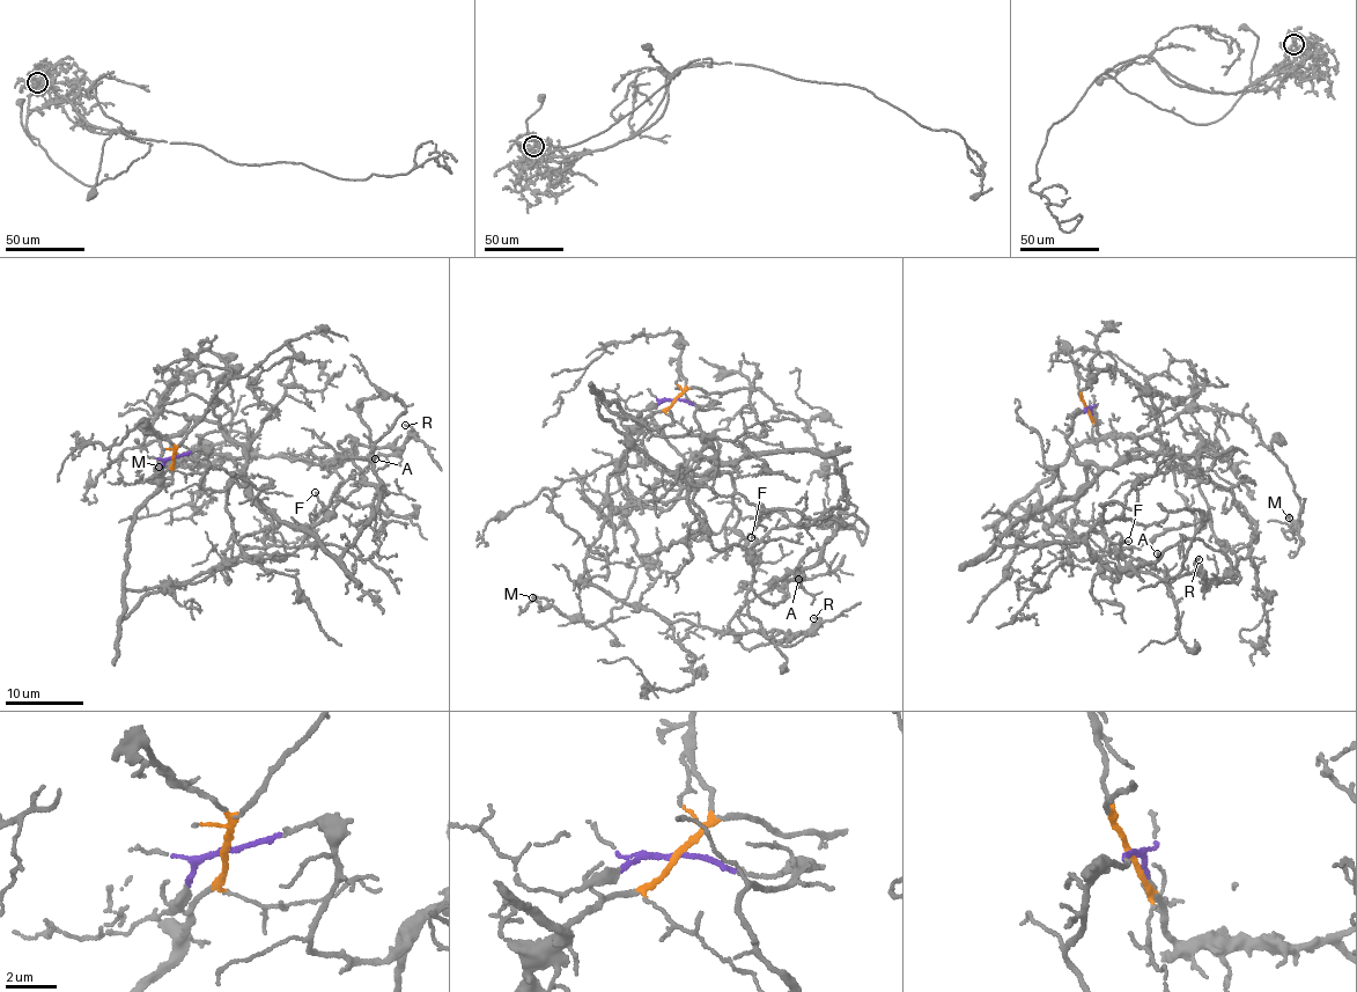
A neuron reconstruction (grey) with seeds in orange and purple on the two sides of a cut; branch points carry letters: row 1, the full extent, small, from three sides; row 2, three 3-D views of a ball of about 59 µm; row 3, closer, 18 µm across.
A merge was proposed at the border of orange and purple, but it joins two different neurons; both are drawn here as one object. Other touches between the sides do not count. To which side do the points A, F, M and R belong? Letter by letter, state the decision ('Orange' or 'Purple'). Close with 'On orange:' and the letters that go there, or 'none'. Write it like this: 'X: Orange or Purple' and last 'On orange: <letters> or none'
A: Purple
F: Orange
M: Orange
R: Orange
On orange: F, M, R

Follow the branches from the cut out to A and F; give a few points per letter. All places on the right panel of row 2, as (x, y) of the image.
A: (1086, 408), (1066, 439), (1079, 463), (1097, 465), (1097, 477), (994, 544), (1084, 543), (1120, 572), (1158, 553)
F: (1086, 408), (1099, 439), (1069, 452), (1019, 505), (1046, 509), (1114, 581), (1129, 539)

